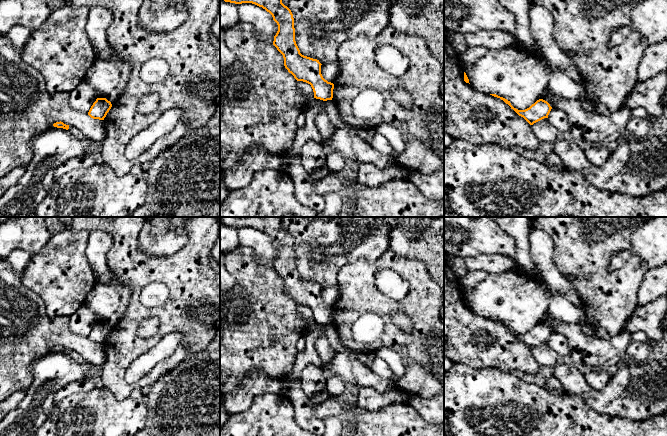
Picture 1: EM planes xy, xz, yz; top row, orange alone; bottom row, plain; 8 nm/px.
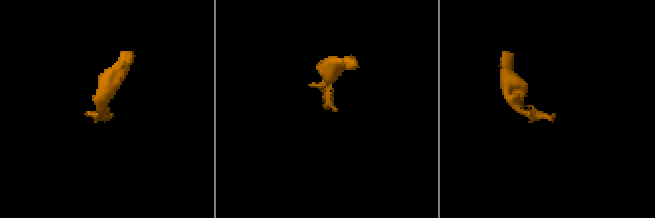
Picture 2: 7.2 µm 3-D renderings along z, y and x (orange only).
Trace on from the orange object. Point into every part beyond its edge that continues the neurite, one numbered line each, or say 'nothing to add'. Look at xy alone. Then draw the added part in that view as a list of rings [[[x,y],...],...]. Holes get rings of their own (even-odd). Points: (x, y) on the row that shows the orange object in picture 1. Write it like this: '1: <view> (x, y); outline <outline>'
1: xy (74, 131); outline [[[69,126],[68,131],[72,135],[74,135],[75,137],[77,137],[78,139],[83,139],[84,138],[83,133],[80,130],[78,130],[77,128],[73,127],[73,126]]]

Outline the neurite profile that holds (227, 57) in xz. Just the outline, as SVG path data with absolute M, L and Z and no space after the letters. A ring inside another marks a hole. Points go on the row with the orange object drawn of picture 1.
M220 27L220 65L230 67L236 61L236 55L231 51L224 41L225 29Z

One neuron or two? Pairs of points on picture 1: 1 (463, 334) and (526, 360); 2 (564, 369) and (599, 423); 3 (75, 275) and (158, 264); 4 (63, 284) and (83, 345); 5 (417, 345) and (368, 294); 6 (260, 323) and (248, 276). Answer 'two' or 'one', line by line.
1: one
2: two
3: two
4: two
5: one
6: one

